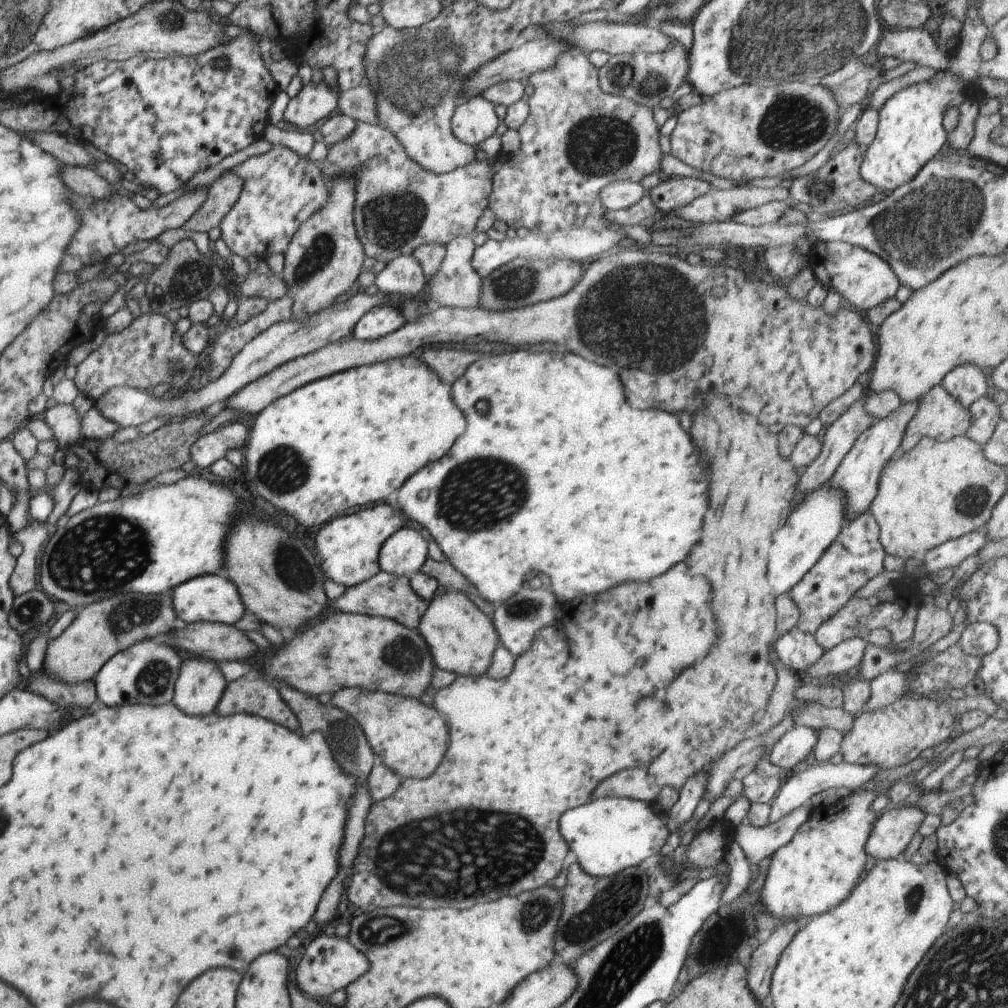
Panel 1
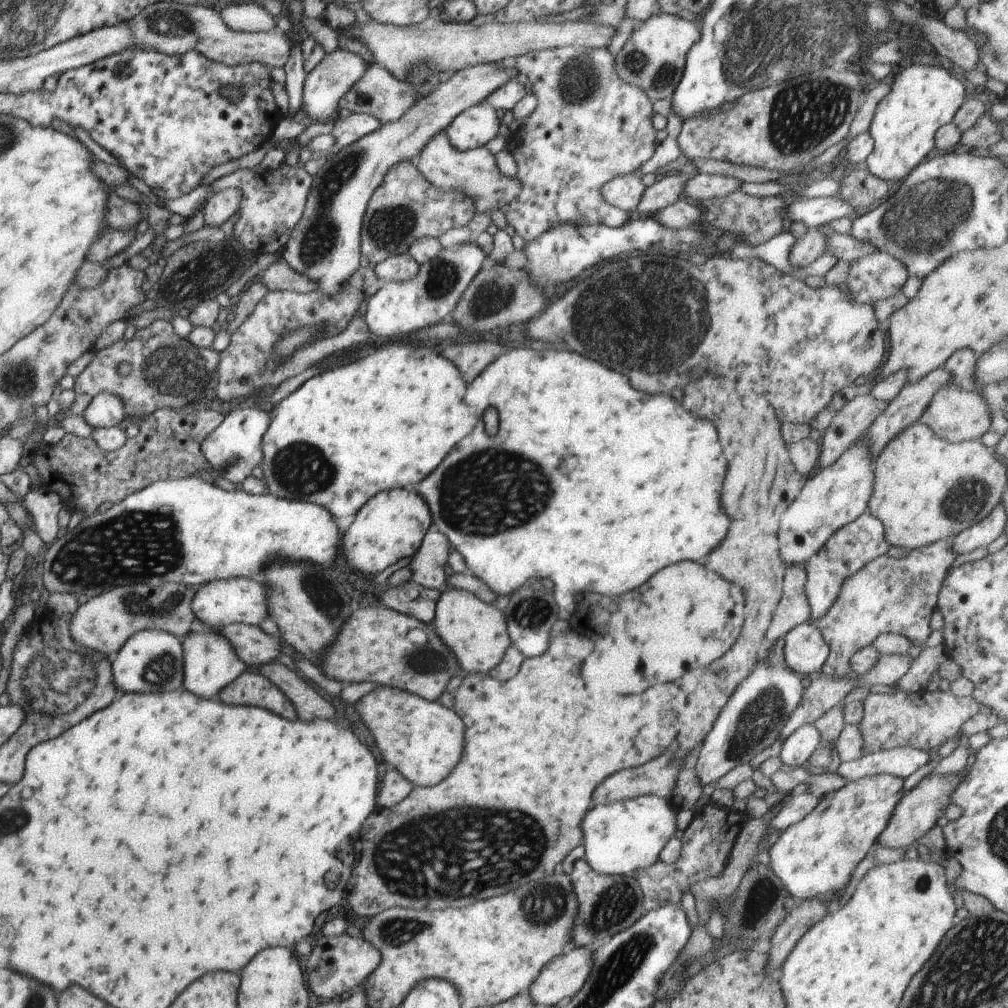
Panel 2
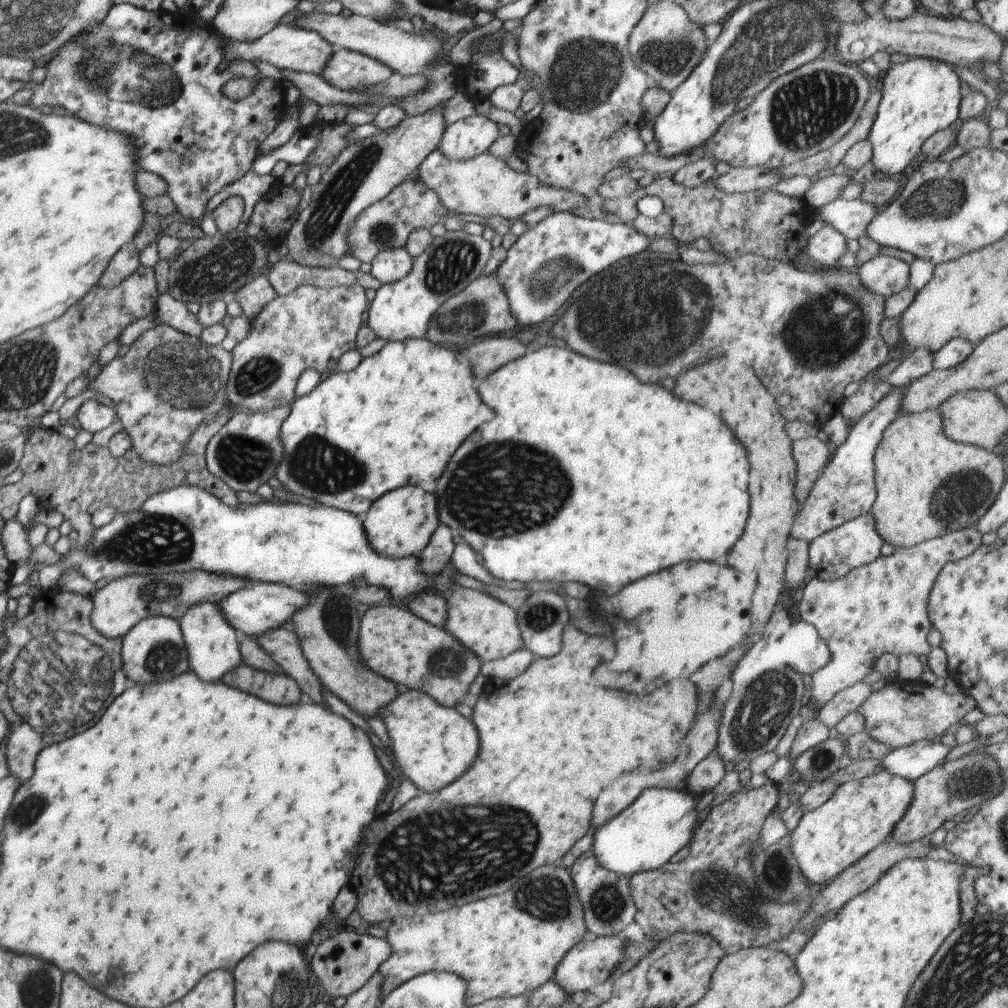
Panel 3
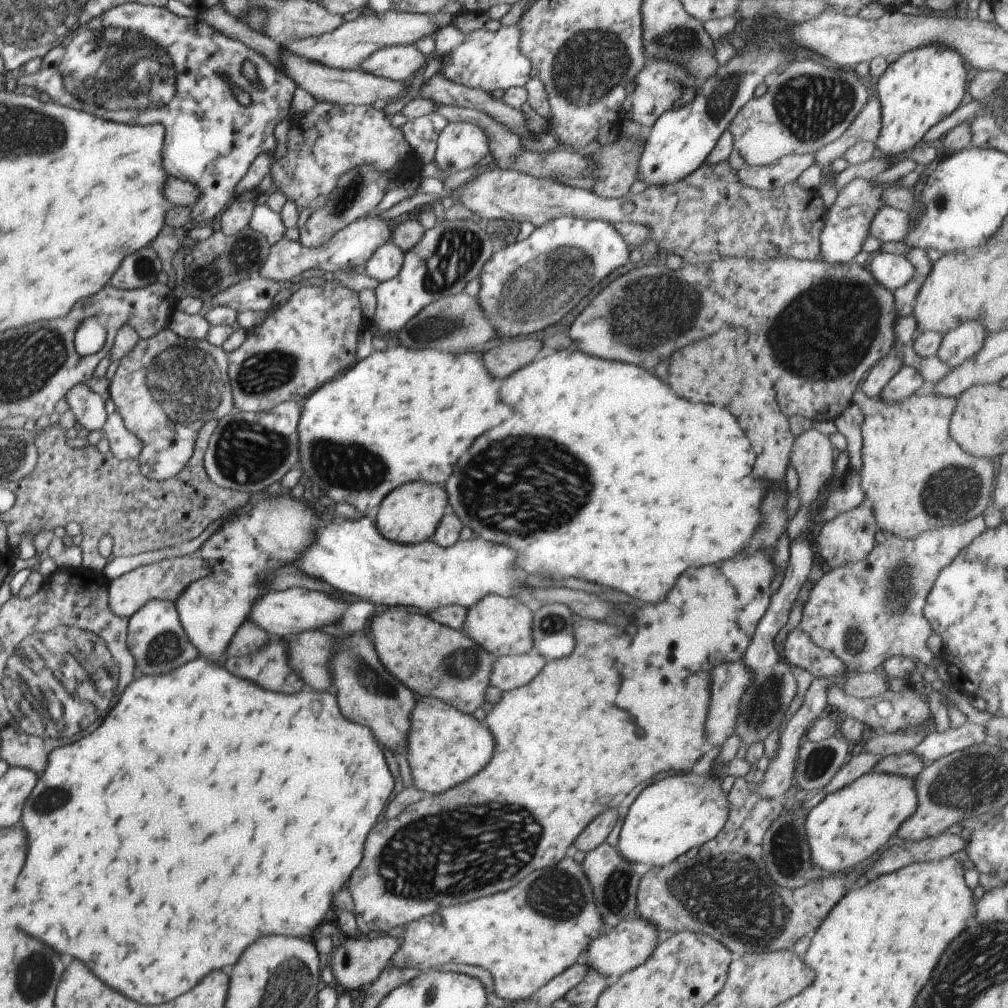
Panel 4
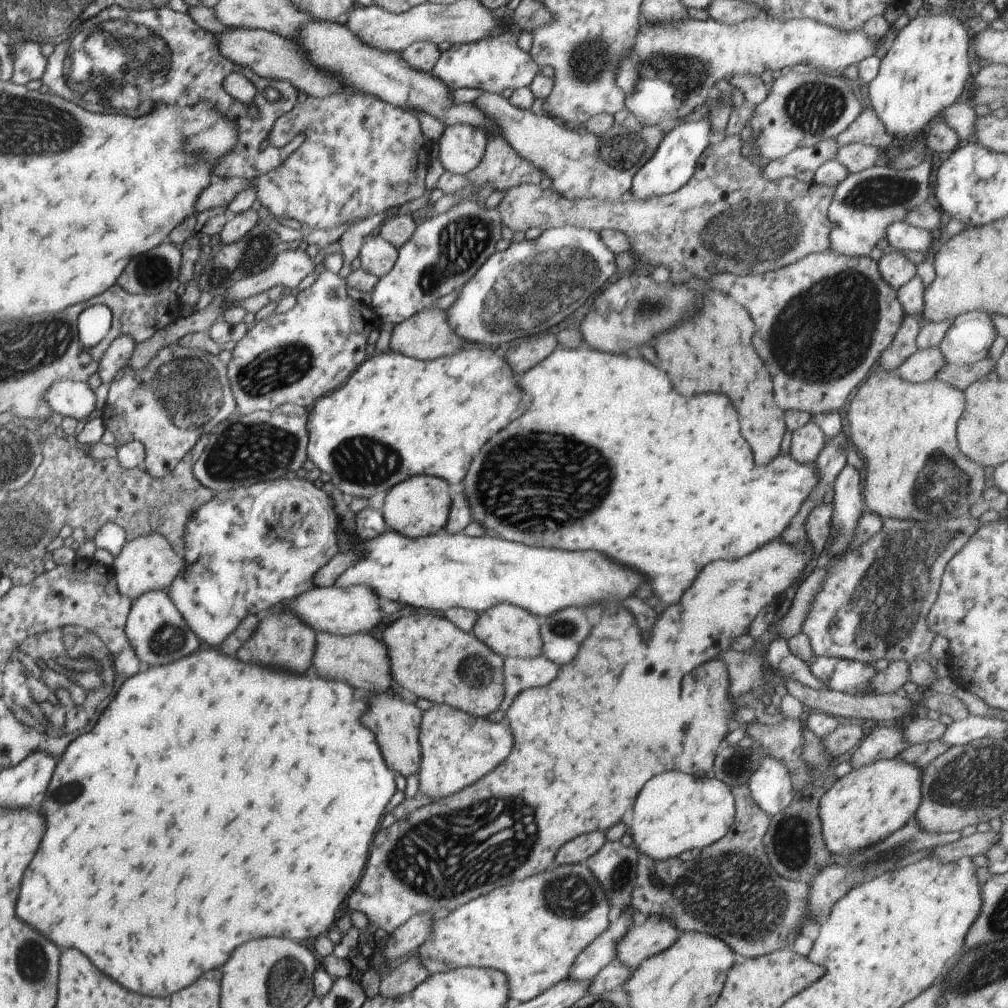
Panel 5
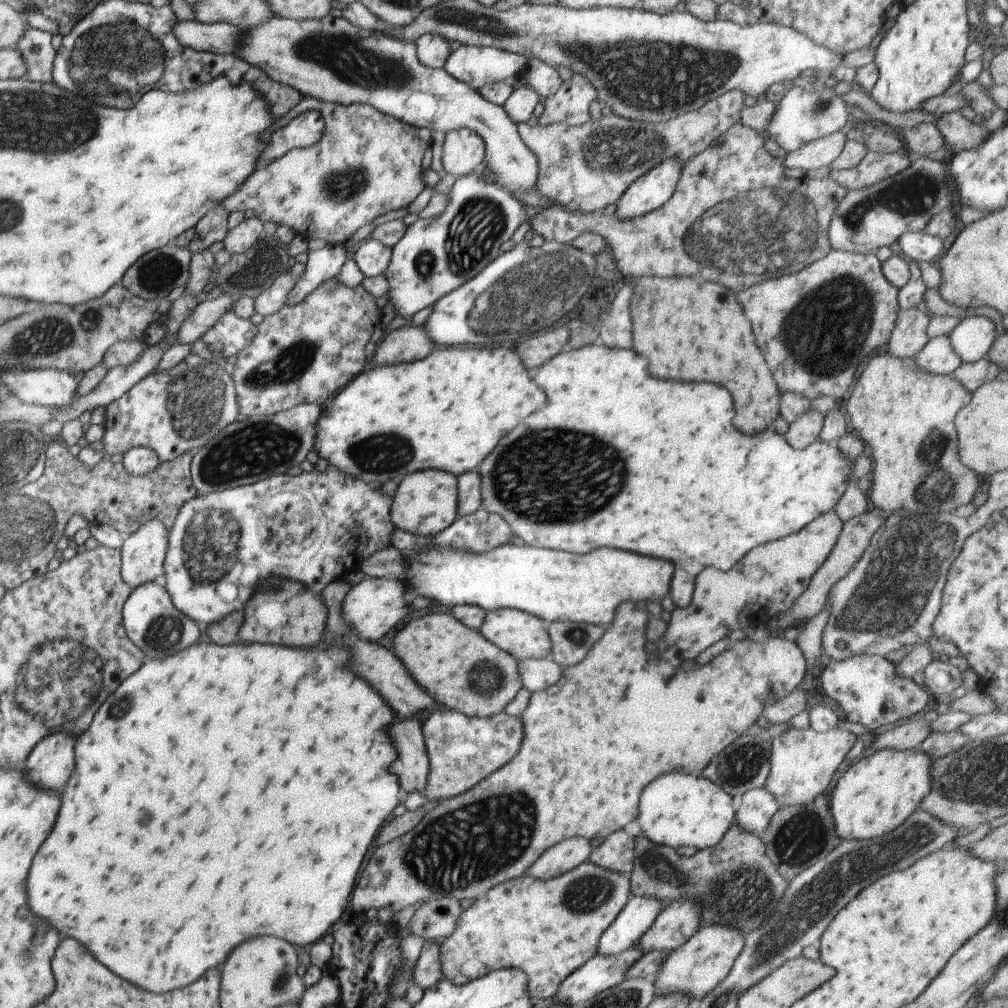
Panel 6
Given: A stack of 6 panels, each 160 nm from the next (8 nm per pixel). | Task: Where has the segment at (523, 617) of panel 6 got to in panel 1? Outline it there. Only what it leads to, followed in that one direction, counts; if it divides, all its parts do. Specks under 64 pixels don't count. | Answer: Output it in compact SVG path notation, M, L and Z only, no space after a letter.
M446 590L443 595L435 596L429 602L426 612L422 615L417 631L424 637L429 651L433 656L433 663L438 668L462 674L462 676L478 676L490 668L492 657L500 644L493 618L484 613L466 593Z

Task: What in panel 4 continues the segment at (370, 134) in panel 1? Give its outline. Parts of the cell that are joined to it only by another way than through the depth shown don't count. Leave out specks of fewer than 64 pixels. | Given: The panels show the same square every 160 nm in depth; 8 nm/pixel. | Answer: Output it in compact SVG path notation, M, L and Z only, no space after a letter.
M374 216L374 218L359 217L358 220L340 229L327 243L317 249L304 246L299 240L289 240L283 238L277 243L271 245L271 251L268 258L261 266L259 275L265 279L278 281L288 285L290 278L308 272L308 270L347 270L360 264L366 264L372 253L381 247L386 241L391 240L391 226L387 224L388 220L383 220Z

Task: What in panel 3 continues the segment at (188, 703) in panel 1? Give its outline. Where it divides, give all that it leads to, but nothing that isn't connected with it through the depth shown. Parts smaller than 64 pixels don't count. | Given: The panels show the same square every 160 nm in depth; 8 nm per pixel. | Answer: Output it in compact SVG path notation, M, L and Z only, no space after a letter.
M204 601L193 604L178 620L188 651L189 668L200 680L206 682L220 681L228 671L242 664L242 655L239 651L240 635L222 614L216 603Z

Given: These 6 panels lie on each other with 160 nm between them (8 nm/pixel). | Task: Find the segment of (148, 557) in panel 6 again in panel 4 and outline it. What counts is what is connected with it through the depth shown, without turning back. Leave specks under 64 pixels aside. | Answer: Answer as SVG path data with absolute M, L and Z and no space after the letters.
M191 555L142 565L111 581L109 584L109 607L115 615L129 619L149 600L166 599L167 601L175 602L178 595L188 585L202 577L207 577L209 574L210 567L208 563L202 557L195 559Z

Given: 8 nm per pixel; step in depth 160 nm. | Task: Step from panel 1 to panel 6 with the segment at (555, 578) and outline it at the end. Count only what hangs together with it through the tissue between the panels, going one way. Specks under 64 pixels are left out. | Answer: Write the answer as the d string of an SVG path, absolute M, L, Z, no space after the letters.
M606 345L584 346L578 350L563 350L554 358L546 361L536 374L536 384L546 392L548 406L542 412L536 412L524 418L508 436L500 440L500 444L486 456L480 466L482 476L482 507L490 512L500 514L511 526L518 541L531 547L543 549L568 550L576 554L584 554L596 550L600 546L612 546L644 556L658 556L674 562L674 578L669 588L669 606L686 608L693 600L695 580L706 567L720 568L729 571L744 555L754 547L780 540L802 530L807 524L828 511L834 511L838 501L846 492L846 485L852 474L853 464L836 444L818 439L806 448L792 448L785 435L772 430L764 430L754 436L744 436L732 426L732 396L726 388L700 382L676 382L676 380L660 380L654 378L646 370L644 358L636 356L632 350L618 350Z

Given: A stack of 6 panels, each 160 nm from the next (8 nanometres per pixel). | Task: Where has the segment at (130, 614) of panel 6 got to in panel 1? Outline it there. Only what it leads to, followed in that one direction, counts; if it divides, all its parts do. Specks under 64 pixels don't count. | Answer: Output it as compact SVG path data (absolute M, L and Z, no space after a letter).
M144 639L117 652L94 677L98 705L166 704L172 700L183 656L161 639Z

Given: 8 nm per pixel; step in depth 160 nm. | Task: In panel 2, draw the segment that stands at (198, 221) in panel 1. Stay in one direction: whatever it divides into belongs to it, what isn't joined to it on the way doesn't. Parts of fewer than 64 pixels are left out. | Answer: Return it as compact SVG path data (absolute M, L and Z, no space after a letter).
M226 188L210 195L203 205L204 227L220 227L238 211L242 192L238 188Z

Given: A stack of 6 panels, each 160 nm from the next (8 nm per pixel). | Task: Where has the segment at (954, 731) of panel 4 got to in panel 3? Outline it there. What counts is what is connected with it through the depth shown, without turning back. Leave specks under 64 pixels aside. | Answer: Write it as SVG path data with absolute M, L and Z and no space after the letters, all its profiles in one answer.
M921 740L889 752L882 760L883 770L915 781L942 763L952 749L941 742Z

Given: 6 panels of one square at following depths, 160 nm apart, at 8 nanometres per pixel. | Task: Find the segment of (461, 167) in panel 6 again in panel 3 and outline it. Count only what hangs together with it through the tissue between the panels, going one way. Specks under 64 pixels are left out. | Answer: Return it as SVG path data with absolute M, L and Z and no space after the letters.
M483 115L446 125L437 148L450 160L465 161L480 156L500 136L498 124Z

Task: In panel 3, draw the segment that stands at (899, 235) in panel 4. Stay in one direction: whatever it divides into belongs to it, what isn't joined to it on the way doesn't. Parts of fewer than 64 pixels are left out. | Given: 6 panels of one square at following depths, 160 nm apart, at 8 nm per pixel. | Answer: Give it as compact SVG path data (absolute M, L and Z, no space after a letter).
M838 198L821 209L815 210L816 218L829 220L831 225L846 238L854 240L868 236L867 225L880 212L880 207L862 198L846 200Z

